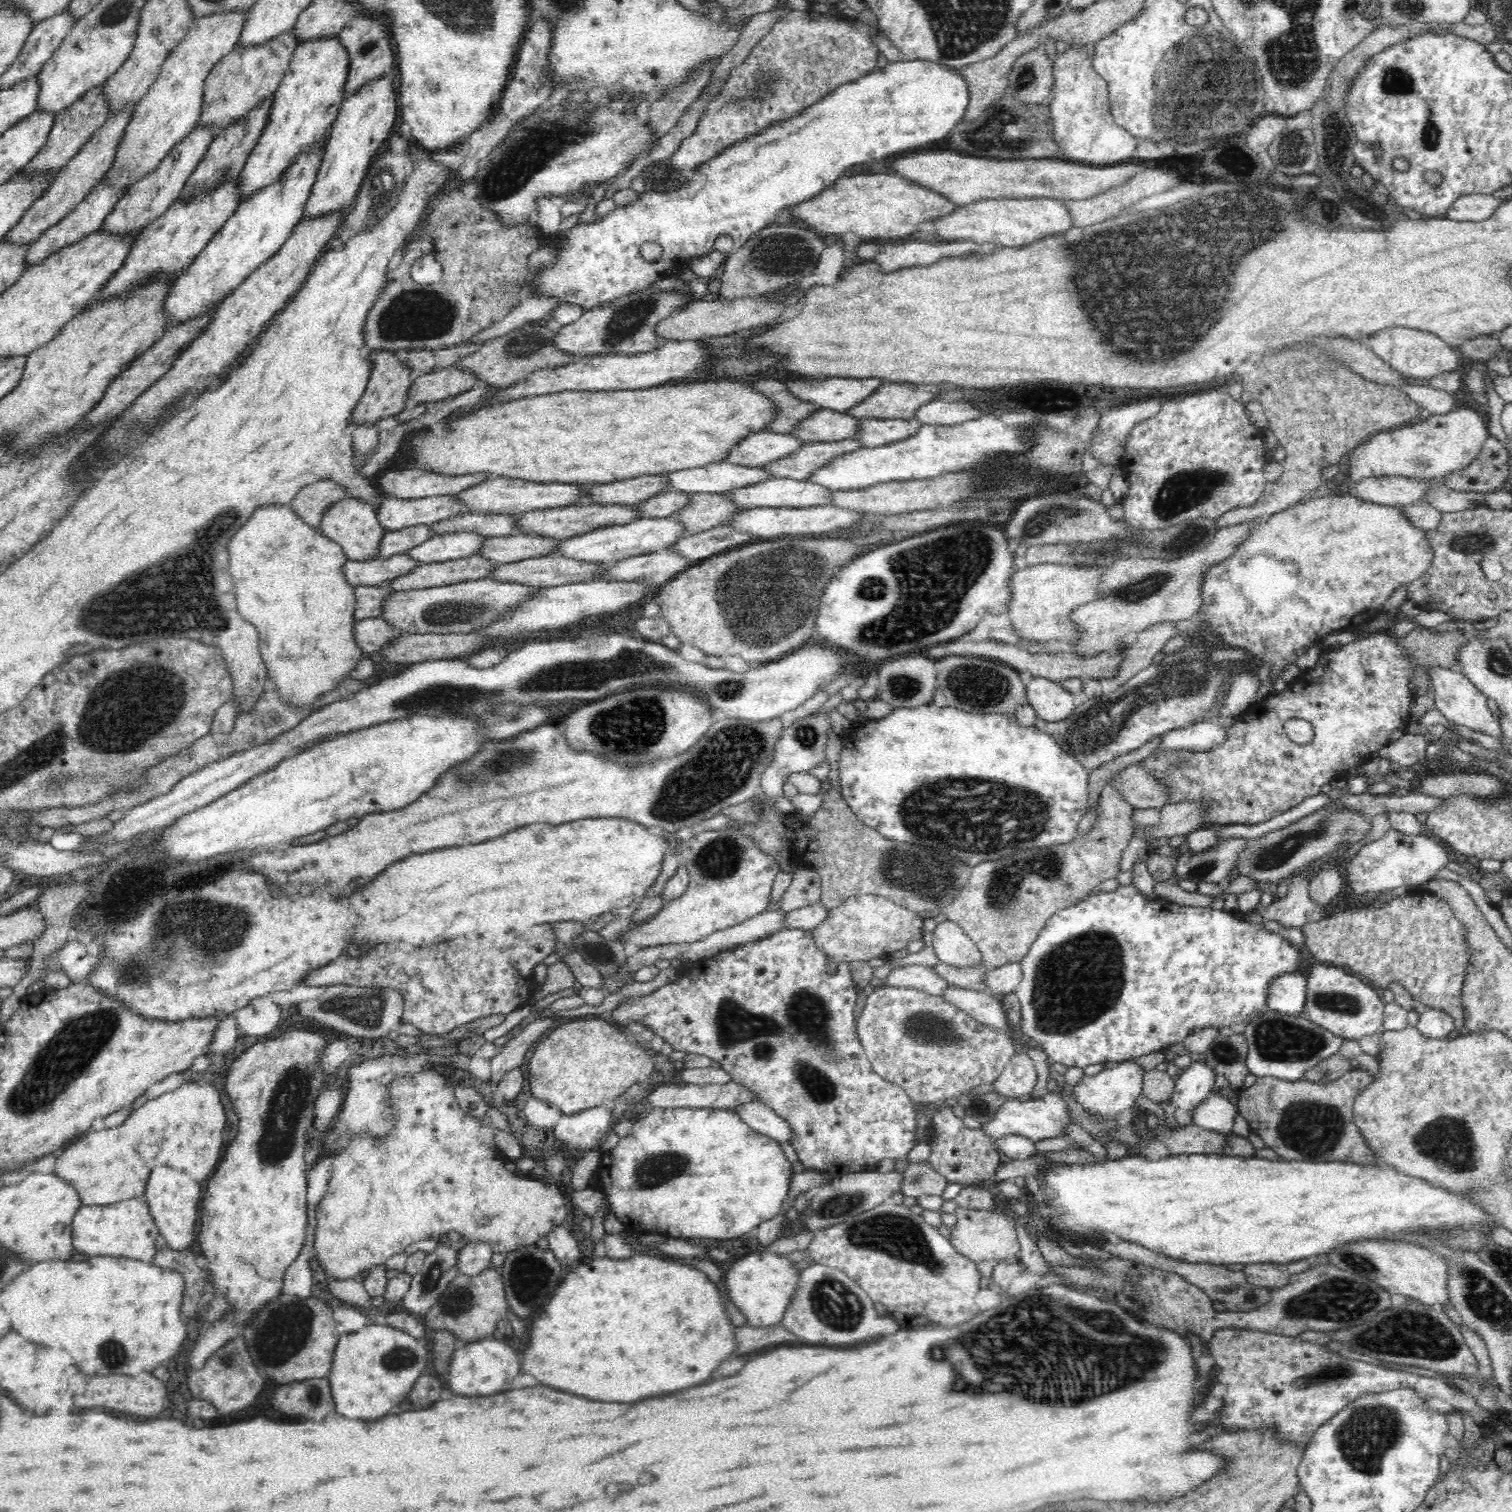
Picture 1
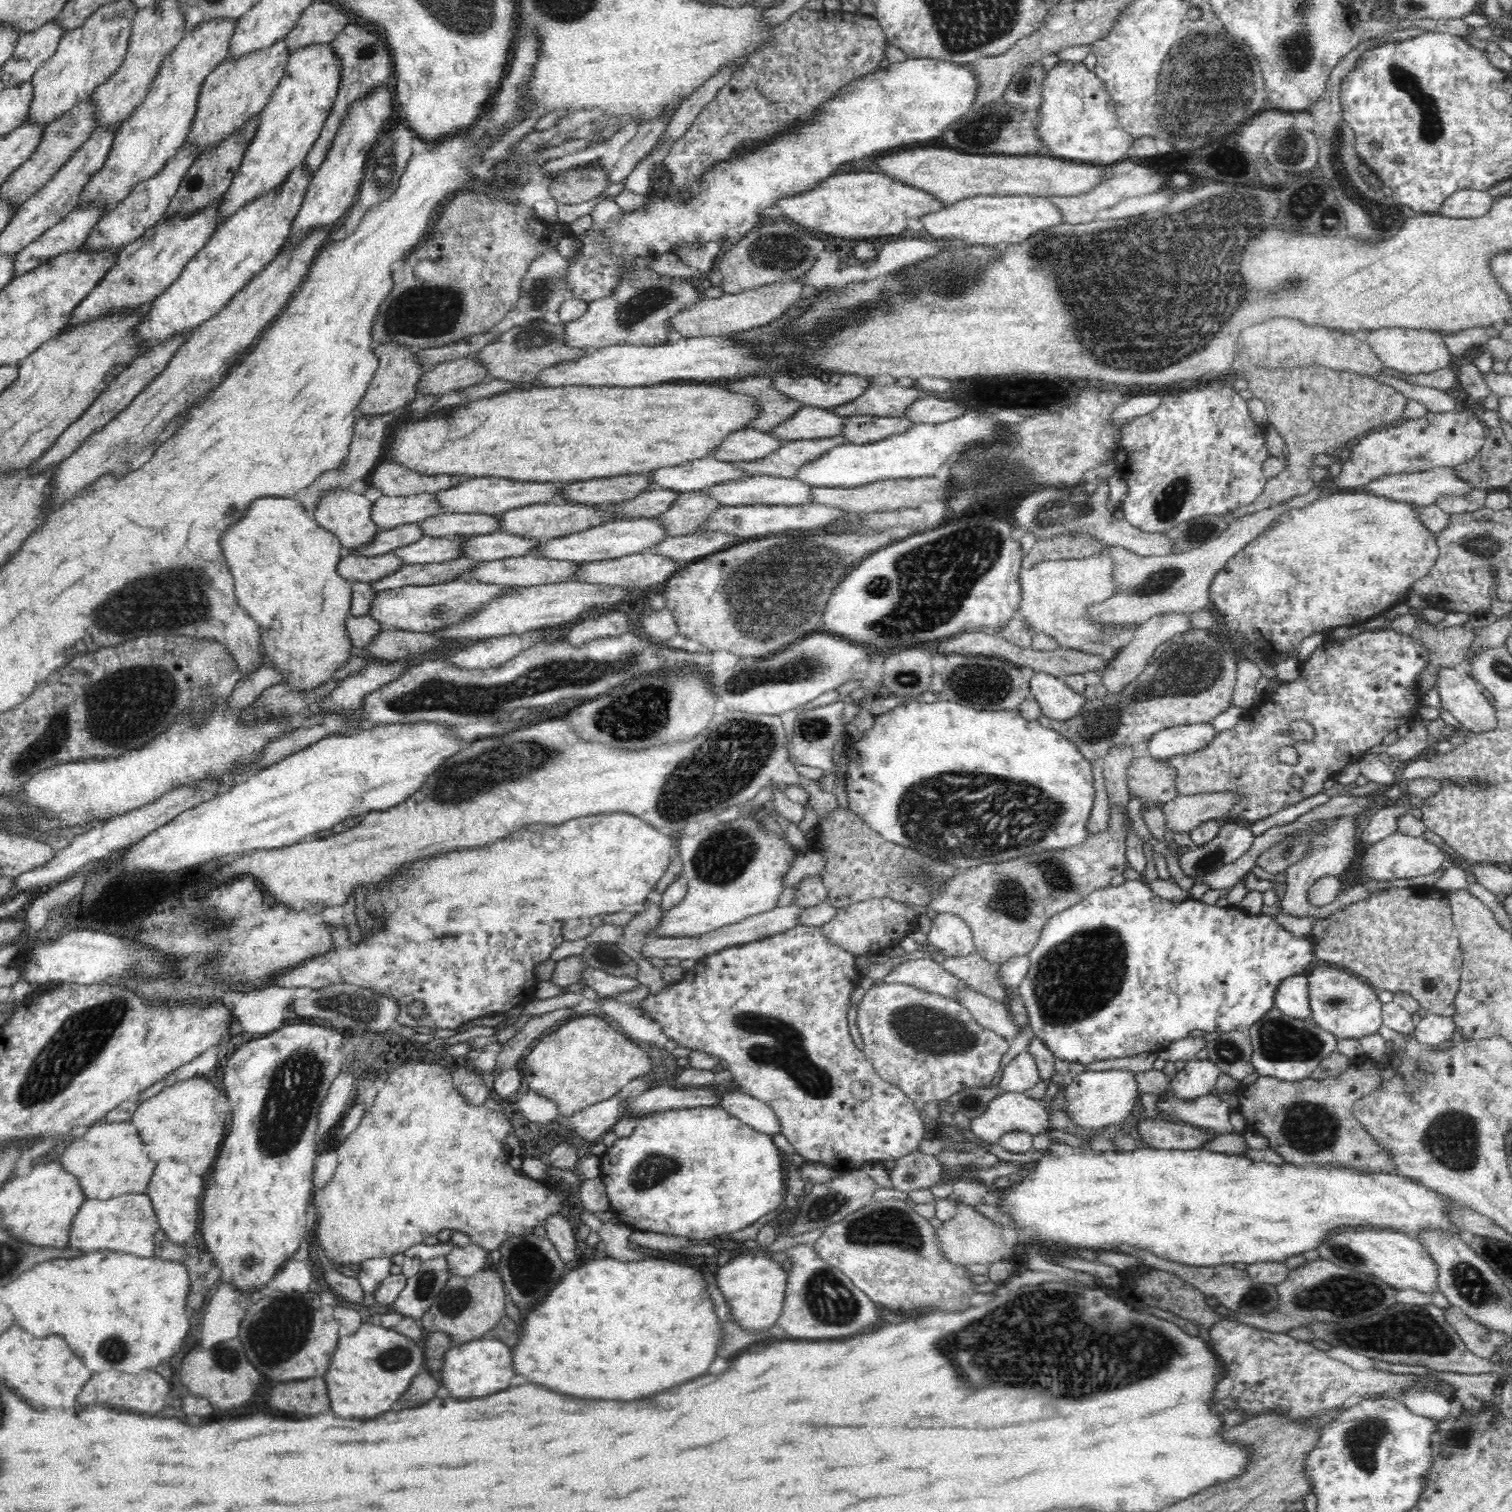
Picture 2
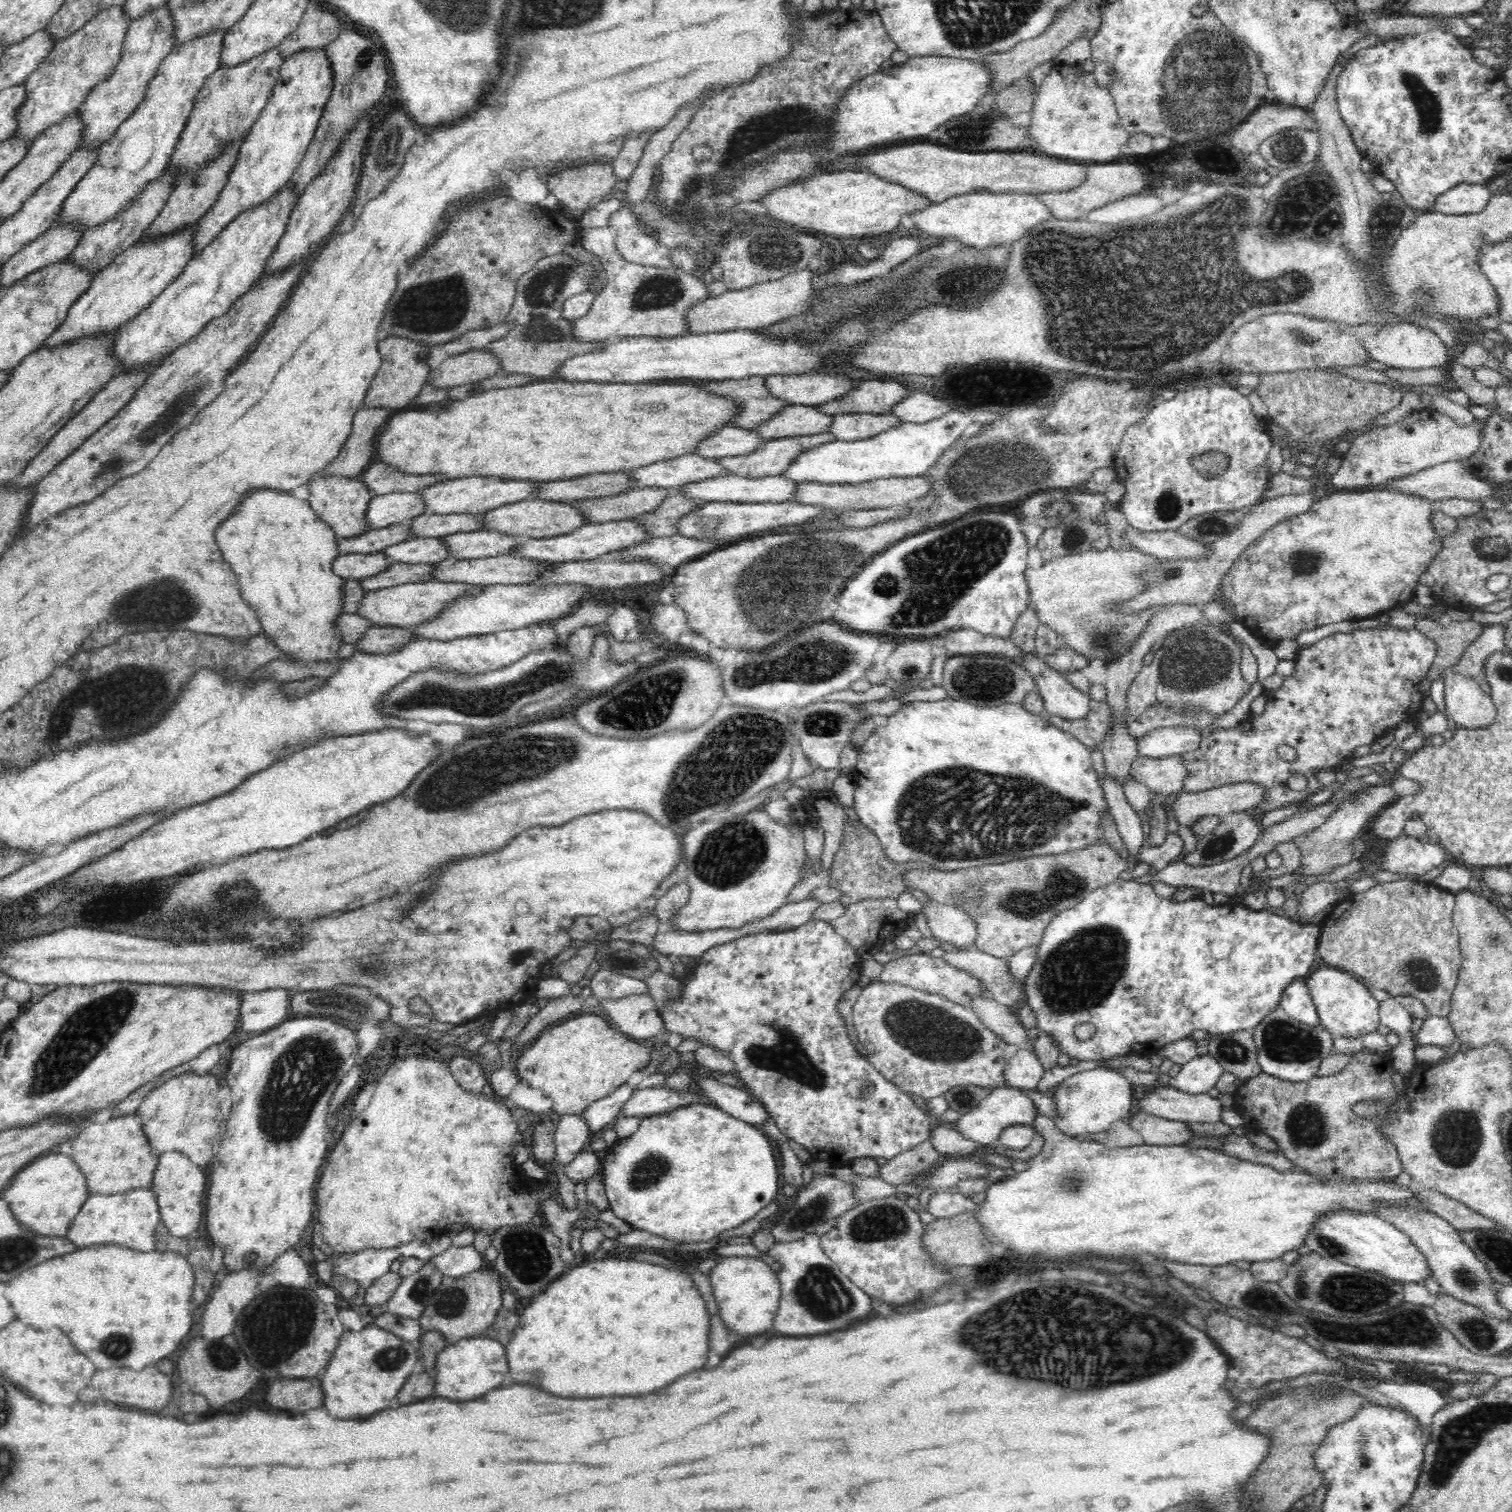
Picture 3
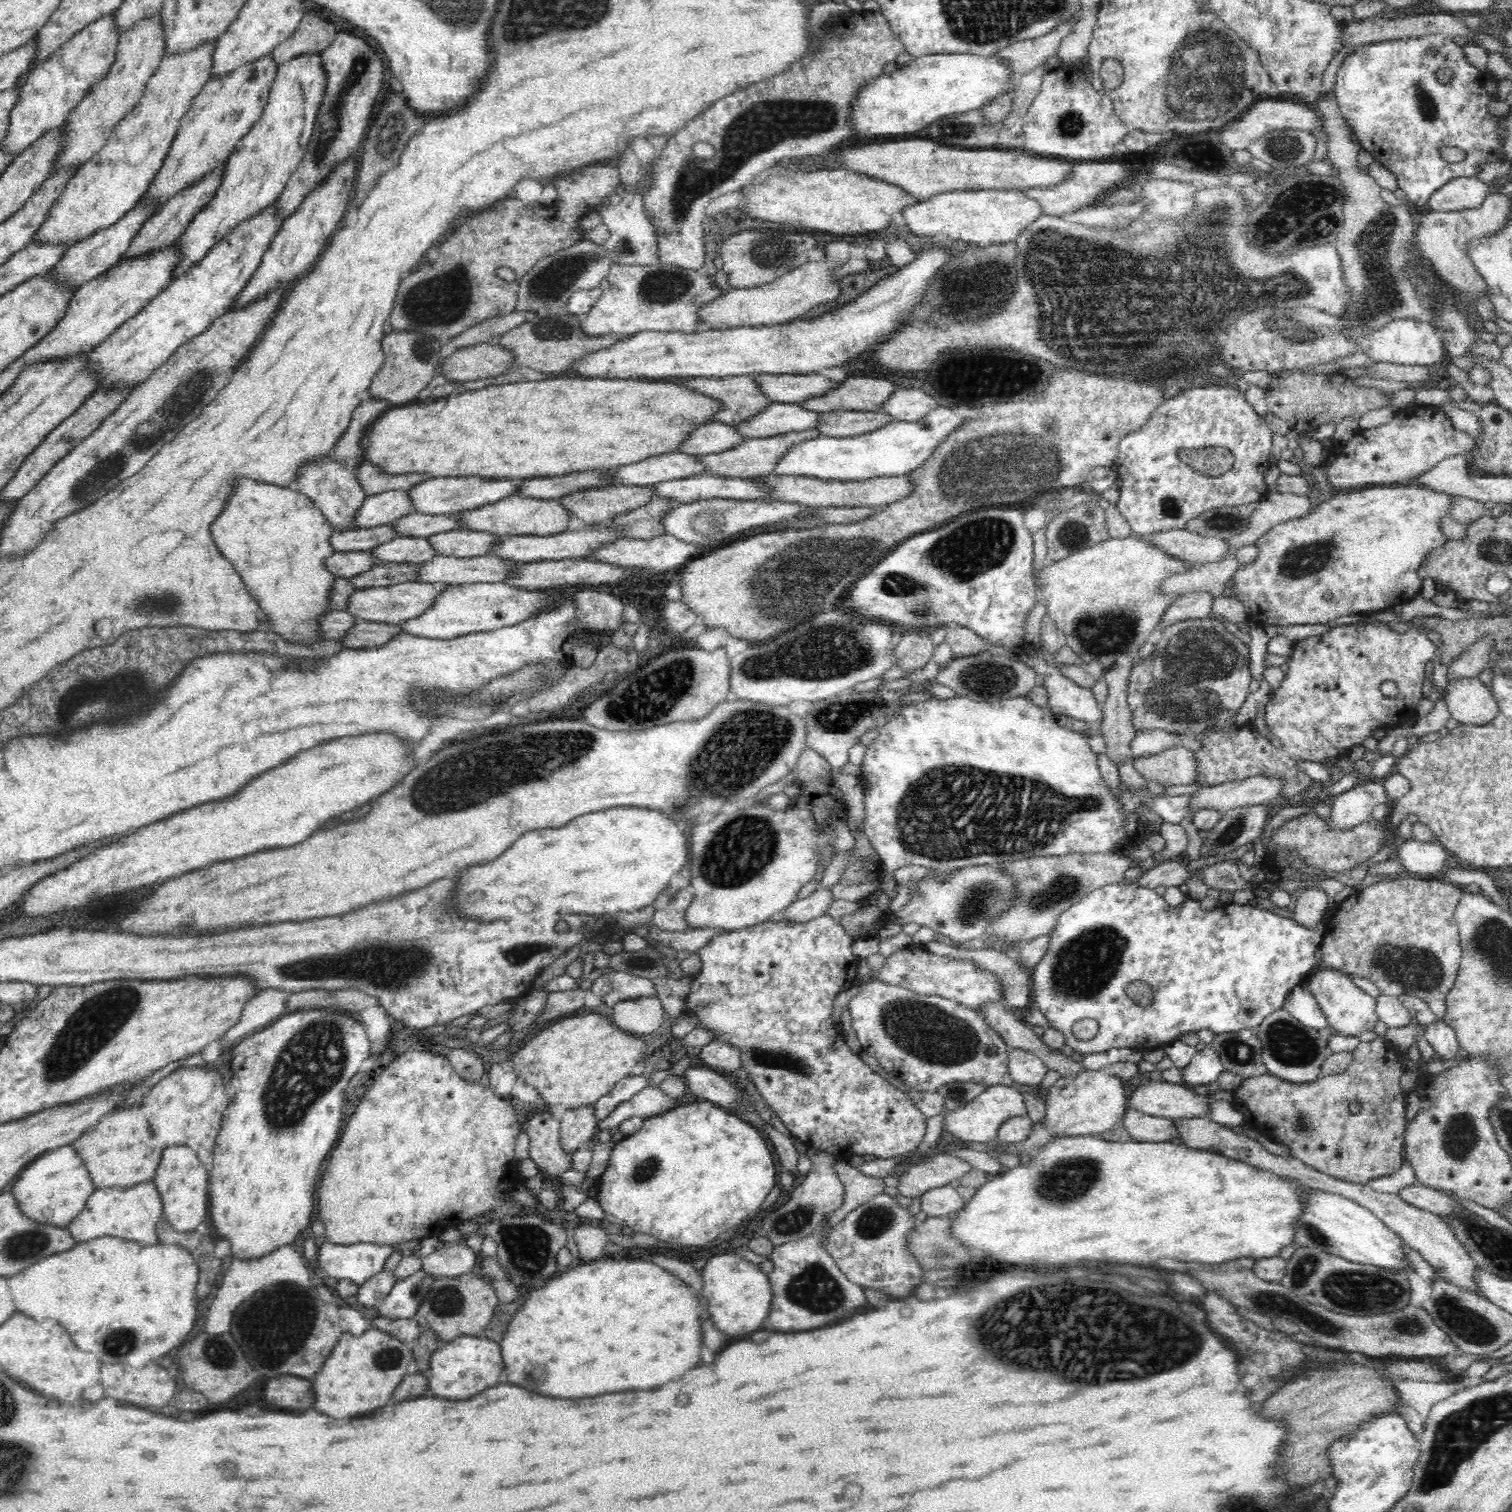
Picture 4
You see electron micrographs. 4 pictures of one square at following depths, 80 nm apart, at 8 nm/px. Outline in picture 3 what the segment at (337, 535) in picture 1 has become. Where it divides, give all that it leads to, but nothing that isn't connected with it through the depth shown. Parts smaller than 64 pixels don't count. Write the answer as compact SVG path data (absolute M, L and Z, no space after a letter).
M316 474L310 482L296 487L292 494L309 502L313 514L326 523L337 534L339 539L348 540L366 534L372 530L367 522L367 507L371 503L370 491L360 478L342 477L340 475Z

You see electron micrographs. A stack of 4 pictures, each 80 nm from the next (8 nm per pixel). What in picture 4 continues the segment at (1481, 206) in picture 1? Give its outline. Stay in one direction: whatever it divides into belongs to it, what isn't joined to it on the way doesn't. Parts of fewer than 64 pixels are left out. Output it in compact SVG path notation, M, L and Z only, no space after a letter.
M1477 176L1452 179L1428 199L1428 208L1444 212L1478 208L1483 198L1490 193L1490 185Z

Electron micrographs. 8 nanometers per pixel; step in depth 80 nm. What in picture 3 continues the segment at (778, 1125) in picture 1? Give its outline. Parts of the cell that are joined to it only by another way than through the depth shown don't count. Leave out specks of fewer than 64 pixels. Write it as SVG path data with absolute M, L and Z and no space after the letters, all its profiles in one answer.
M698 1075L695 1078L699 1092L711 1099L719 1109L754 1125L757 1128L767 1121L769 1112L761 1101L756 1101L744 1090L724 1084L712 1076Z

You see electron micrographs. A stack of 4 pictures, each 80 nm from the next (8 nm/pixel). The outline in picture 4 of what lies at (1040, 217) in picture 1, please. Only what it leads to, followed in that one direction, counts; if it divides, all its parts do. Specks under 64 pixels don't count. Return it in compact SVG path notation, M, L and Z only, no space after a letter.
M978 189L945 192L930 199L919 199L914 206L904 207L901 213L910 231L918 238L931 236L934 247L950 241L962 241L984 248L1015 240L1028 225L1043 215L1043 210L1036 200L1018 190Z

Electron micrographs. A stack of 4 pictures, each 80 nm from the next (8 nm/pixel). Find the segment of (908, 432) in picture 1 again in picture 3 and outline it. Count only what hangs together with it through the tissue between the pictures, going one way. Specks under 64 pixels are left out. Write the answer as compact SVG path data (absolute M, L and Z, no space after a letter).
M872 413L835 414L832 417L834 417L834 426L830 431L835 438L843 441L874 438L876 435L888 432L903 424L903 421L892 413L883 415L873 415Z

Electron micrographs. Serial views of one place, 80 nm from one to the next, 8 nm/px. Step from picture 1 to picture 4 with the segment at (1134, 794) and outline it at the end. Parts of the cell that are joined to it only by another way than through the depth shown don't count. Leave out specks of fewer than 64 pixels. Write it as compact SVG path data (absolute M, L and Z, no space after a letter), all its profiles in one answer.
M1174 746L1132 761L1134 768L1144 779L1155 781L1166 788L1192 785L1197 780L1197 761L1193 755L1190 748Z

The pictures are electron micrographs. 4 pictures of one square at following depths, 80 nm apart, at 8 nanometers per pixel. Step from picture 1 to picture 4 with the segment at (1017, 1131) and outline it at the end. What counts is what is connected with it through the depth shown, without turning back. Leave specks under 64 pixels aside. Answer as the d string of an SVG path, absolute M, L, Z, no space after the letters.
M992 1085L984 1089L976 1098L963 1107L947 1111L942 1126L945 1132L962 1141L990 1142L997 1138L999 1128L1008 1119L1027 1116L1027 1105L1023 1094L1013 1085Z

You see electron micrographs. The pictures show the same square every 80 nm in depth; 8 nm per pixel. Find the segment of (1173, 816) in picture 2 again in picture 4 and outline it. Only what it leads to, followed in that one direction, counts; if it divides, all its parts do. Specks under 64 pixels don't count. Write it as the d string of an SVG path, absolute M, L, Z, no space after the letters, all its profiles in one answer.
M1254 776L1246 780L1236 780L1212 787L1203 787L1192 794L1192 800L1188 802L1190 803L1190 806L1188 806L1190 810L1188 810L1188 816L1186 817L1191 818L1191 816L1200 809L1214 809L1224 812L1231 808L1268 803L1270 800L1278 798L1278 796L1280 796L1280 790L1284 788L1283 780L1269 779L1266 776Z

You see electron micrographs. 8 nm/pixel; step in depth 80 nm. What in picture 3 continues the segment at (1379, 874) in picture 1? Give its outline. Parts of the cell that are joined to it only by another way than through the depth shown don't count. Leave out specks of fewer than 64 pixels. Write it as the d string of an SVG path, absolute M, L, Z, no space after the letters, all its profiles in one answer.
M1398 836L1384 850L1382 870L1396 874L1426 874L1447 860L1448 853L1438 844L1422 844L1419 838Z

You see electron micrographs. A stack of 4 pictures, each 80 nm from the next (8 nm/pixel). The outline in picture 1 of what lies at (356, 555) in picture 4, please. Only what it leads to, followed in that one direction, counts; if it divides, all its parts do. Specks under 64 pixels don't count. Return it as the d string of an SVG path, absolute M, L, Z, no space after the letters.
M406 553L388 558L376 558L356 562L348 559L344 564L343 575L352 586L378 586L410 572L420 562Z

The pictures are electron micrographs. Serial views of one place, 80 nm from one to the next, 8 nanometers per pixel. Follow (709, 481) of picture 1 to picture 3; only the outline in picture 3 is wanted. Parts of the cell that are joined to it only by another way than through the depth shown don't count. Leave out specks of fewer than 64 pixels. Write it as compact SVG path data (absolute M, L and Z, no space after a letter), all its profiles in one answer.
M699 454L684 455L684 460L672 460L672 464L652 463L628 473L636 487L667 489L726 475L724 465Z

